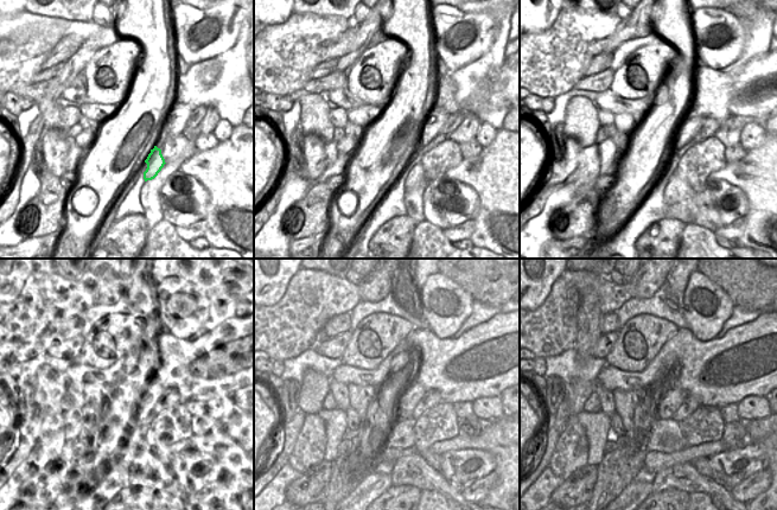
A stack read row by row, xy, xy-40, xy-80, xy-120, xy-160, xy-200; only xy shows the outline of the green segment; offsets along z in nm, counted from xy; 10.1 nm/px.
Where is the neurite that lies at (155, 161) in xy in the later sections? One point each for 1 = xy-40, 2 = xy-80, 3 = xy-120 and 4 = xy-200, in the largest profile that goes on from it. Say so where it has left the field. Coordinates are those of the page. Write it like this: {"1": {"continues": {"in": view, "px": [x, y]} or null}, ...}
{"1": {"continues": {"in": "xy-40", "px": [414, 176]}}, "2": {"continues": {"in": "xy-80", "px": [670, 196]}}, "3": {"continues": {"in": "xy-120", "px": [144, 460]}}, "4": {"continues": {"in": "xy-200", "px": [679, 466]}}}

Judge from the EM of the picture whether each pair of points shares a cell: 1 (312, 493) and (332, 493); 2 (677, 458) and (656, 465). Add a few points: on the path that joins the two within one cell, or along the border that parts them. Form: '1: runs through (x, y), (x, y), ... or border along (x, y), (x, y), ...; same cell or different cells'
1: border along (332, 466), (332, 473), (324, 497); different cells
2: runs through (673, 459), (661, 460); same cell

